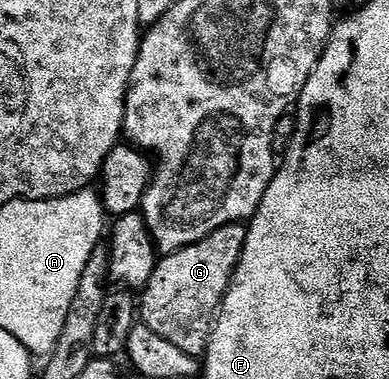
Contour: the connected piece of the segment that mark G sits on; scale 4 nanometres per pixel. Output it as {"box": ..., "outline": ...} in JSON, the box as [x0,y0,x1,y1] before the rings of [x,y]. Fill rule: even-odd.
{"box":[138,223,247,356],"outline":[[[230,223],[193,245],[164,254],[156,262],[153,277],[149,277],[138,300],[142,323],[165,337],[165,341],[177,345],[181,353],[206,356],[211,330],[231,287],[246,236],[247,227],[243,223]]]}

